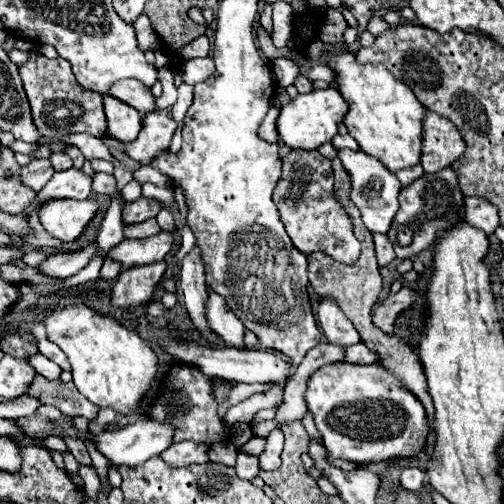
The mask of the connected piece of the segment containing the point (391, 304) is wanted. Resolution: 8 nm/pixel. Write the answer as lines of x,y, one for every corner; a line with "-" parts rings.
402,287
398,293
390,293
382,303
376,305
374,313
372,313
372,323
376,327
380,327
384,333
392,333
394,327
394,317
404,311
412,301
414,301
416,293
408,287

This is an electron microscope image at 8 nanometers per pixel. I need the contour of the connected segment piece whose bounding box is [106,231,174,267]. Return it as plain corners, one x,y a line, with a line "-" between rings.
160,231
148,239
124,239
118,247
114,247
106,257
114,257
124,267
146,265
154,261
162,261
166,253
172,249
174,237
166,231

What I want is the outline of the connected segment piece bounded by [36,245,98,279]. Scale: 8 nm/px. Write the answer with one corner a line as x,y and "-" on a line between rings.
88,245
78,253
56,253
50,255
46,261
42,261
36,269
46,277
62,277
62,279
72,277
88,265
88,261
96,255
96,251
98,245

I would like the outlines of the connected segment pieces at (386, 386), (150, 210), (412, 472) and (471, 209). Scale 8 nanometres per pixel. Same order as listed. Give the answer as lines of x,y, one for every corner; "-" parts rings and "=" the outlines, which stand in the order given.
332,363
320,367
308,381
306,403
324,439
326,451
358,465
414,459
430,433
428,415
420,399
400,379
380,365
=
140,197
136,199
134,203
128,203
122,211
122,221
128,225
128,223
142,223
150,217
156,217
160,211
160,203
156,199
146,199
146,197
=
408,467
400,475
400,483
406,491
422,491
424,481
426,481
426,471
418,467
=
466,197
464,207
466,207
466,221
472,227
482,229
486,235
492,235
494,229
500,225
498,209
488,199
484,199
484,197

